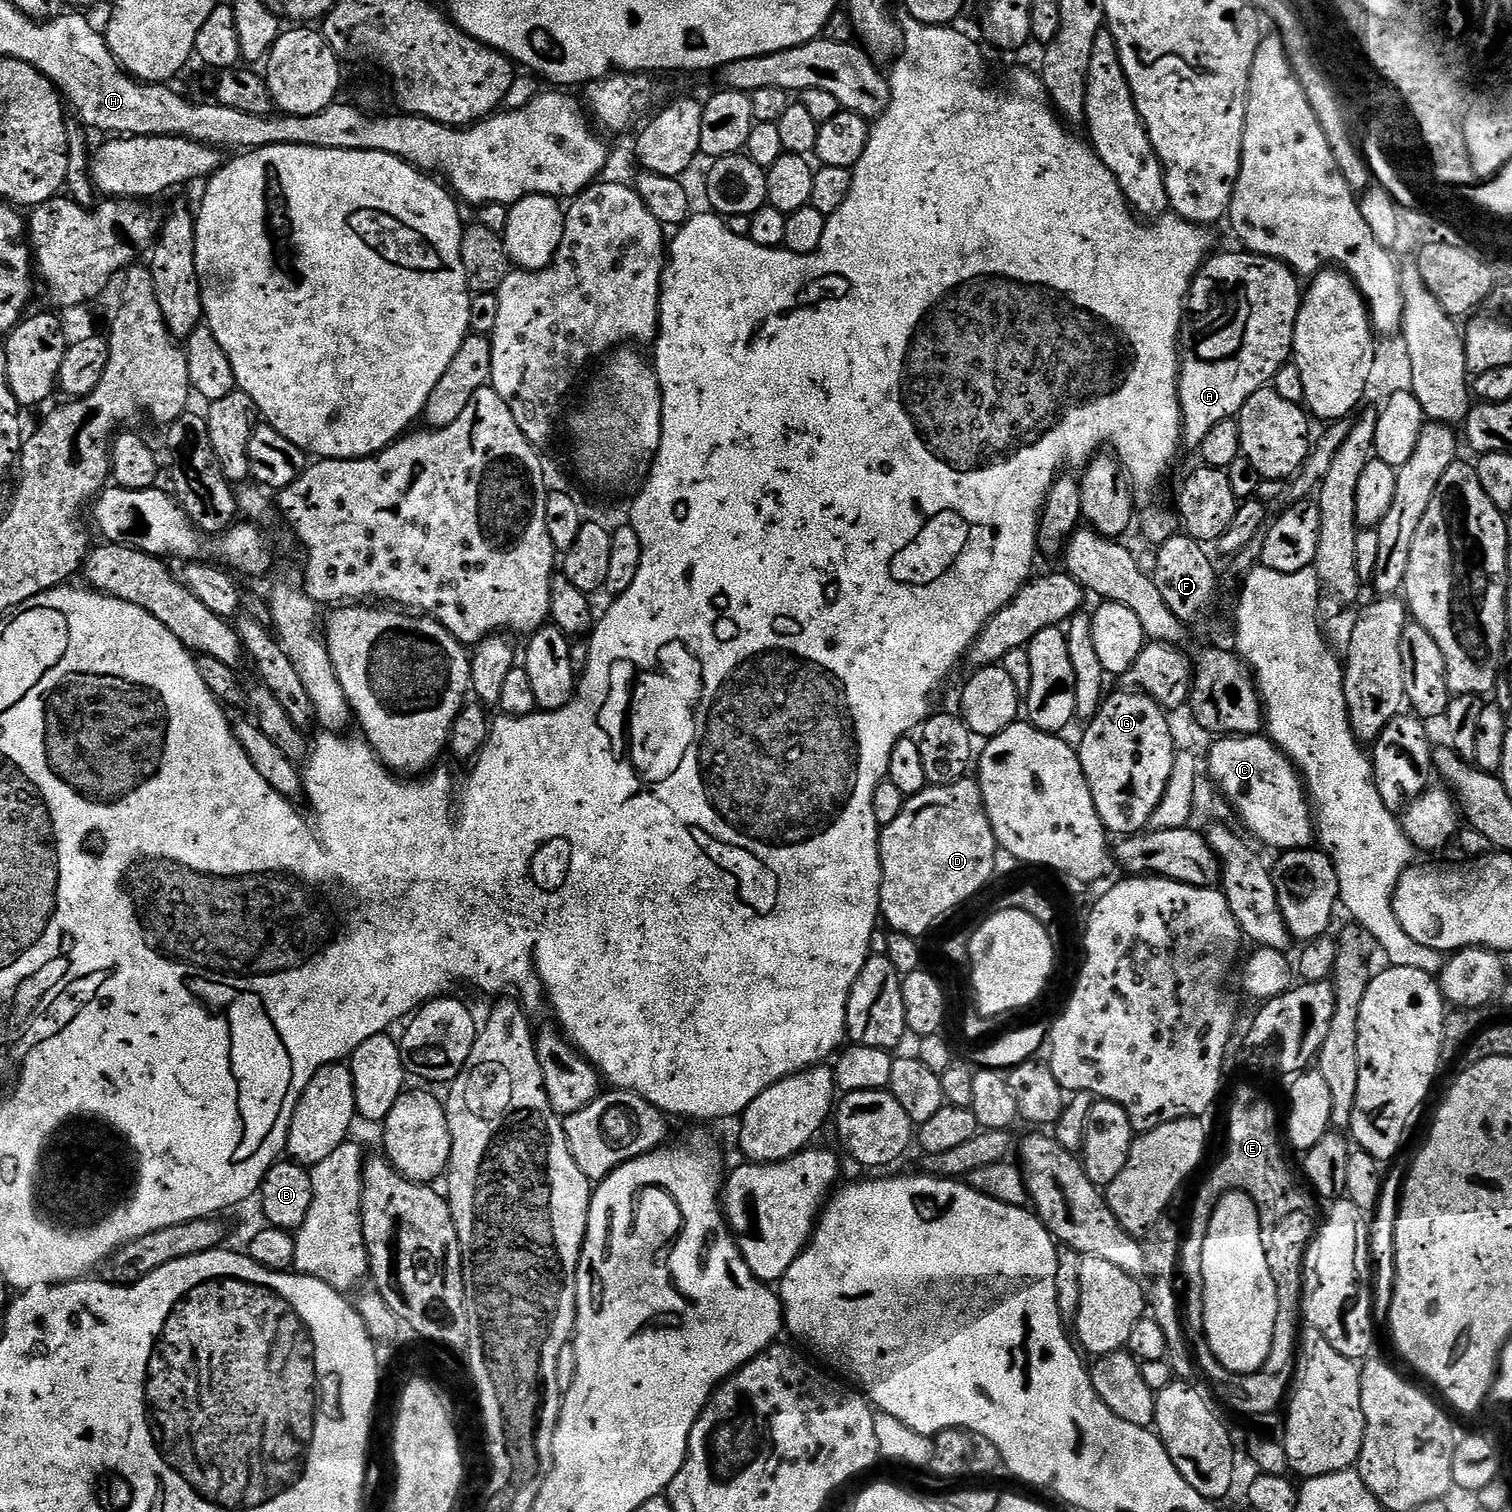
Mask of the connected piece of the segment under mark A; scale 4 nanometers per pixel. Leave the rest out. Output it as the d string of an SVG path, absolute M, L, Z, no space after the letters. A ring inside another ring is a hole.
M1243 251L1218 252L1209 255L1192 279L1184 306L1184 322L1180 326L1180 380L1176 385L1185 449L1199 449L1202 438L1218 422L1239 417L1246 398L1260 388L1269 387L1278 370L1293 355L1294 330L1302 299L1301 277L1287 264L1269 256L1245 255Z

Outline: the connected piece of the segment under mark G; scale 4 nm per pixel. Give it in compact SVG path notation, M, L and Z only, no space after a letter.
M1117 691L1113 696L1105 695L1096 715L1087 721L1078 755L1104 827L1123 838L1149 827L1151 815L1166 794L1178 744L1172 741L1165 710L1151 697L1141 692Z

